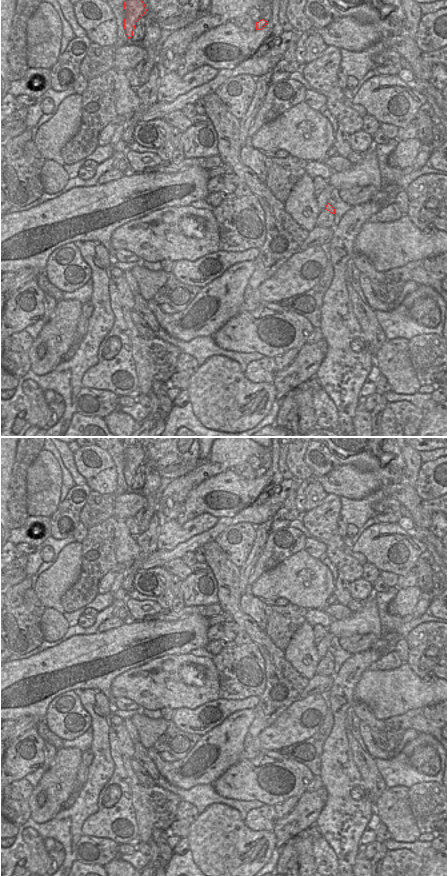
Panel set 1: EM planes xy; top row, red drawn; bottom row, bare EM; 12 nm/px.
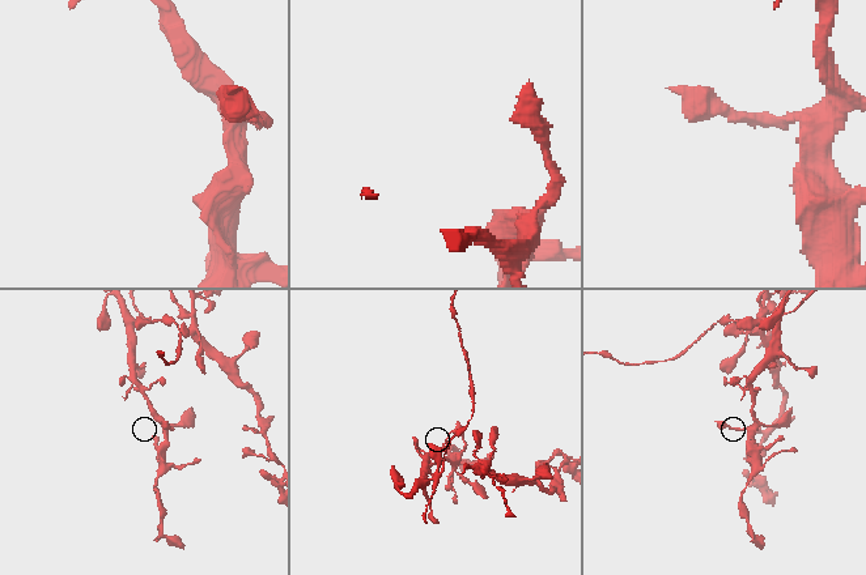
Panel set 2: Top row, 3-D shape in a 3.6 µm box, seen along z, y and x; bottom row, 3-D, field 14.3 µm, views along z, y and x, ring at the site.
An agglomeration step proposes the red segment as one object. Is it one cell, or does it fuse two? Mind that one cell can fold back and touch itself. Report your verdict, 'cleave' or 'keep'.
keep

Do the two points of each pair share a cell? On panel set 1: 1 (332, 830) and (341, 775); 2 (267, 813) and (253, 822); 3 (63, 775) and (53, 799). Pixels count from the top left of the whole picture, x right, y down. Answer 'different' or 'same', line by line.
1: same
2: same
3: same

